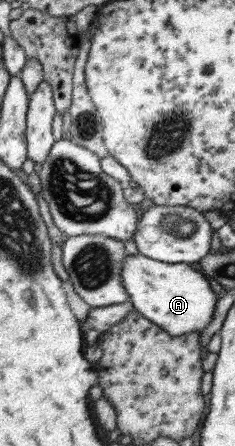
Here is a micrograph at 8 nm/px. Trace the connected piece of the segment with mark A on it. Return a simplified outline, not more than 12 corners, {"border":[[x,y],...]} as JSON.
{"border":[[124,255],[132,309],[173,337],[199,334],[218,298],[190,264]]}

